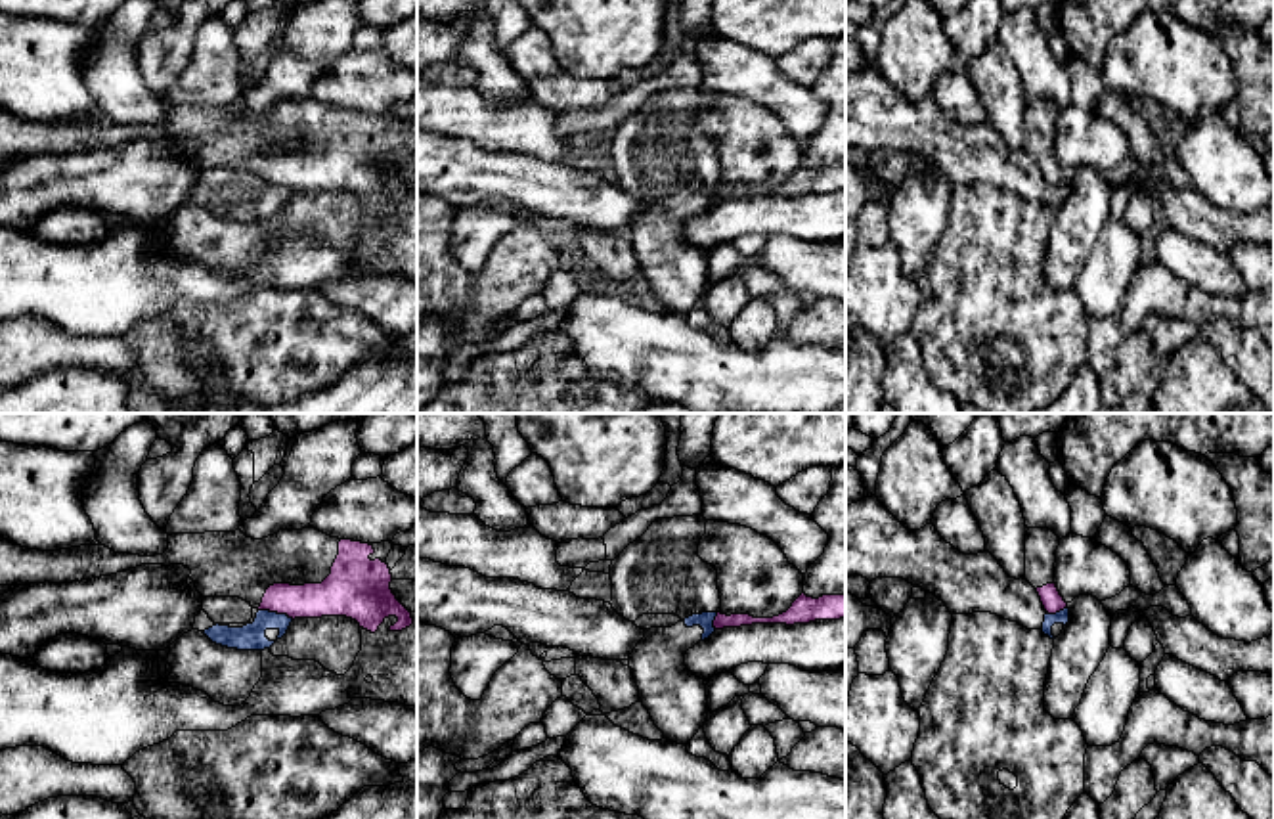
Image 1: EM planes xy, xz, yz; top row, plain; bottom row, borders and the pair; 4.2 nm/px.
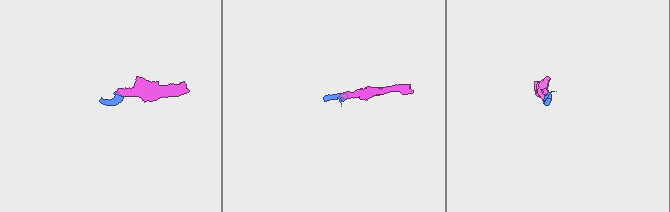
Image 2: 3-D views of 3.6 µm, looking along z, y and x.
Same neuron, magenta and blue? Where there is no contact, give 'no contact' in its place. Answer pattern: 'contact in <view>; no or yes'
contact in xy; no

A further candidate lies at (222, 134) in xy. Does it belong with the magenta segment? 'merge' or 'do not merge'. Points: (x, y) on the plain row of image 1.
merge

